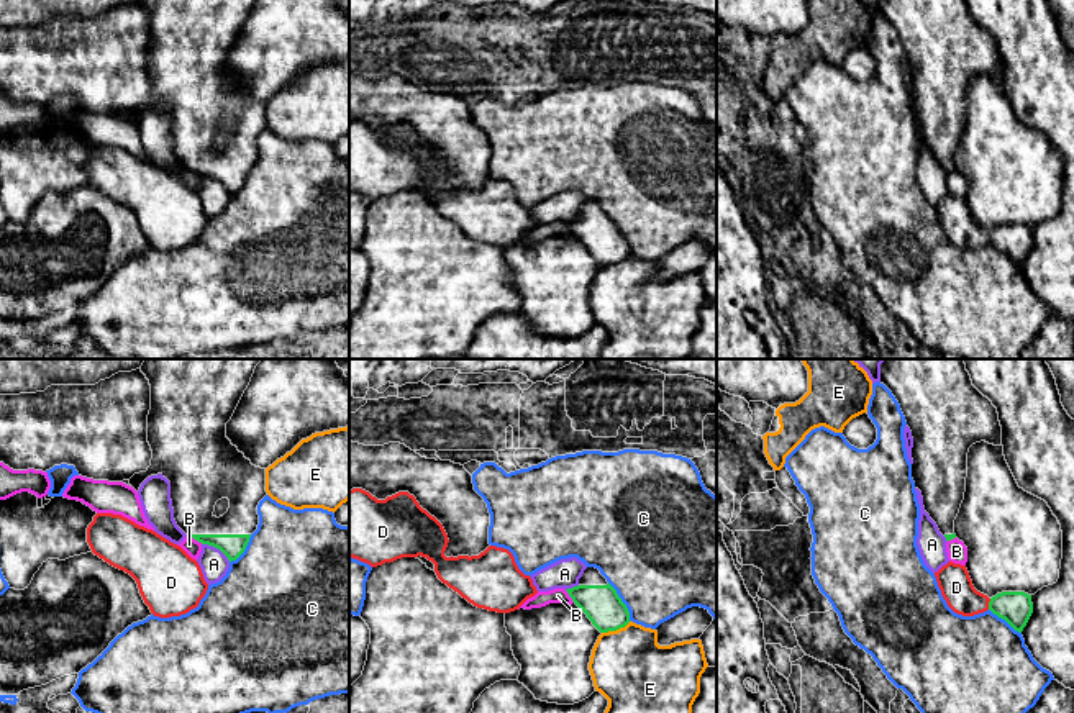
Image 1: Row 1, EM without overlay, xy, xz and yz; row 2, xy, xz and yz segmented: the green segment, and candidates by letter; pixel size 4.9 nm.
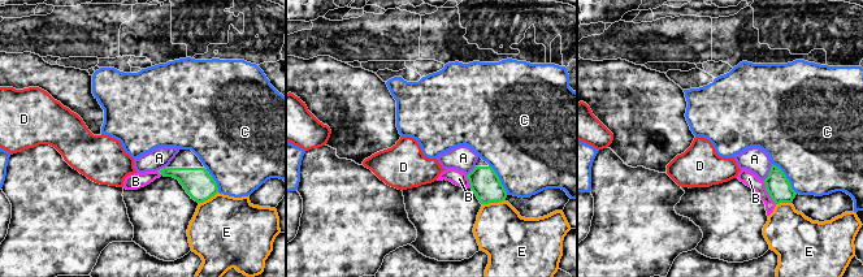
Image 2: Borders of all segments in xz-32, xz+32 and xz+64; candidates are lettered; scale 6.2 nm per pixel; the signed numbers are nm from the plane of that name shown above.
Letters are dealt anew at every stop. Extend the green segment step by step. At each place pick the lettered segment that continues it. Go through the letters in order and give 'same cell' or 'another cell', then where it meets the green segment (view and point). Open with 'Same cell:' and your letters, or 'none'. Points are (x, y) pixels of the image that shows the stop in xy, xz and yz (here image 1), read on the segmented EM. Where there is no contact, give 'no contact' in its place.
Same cell: none
A: another cell; meets green in xy at (217, 548)
B: another cell; meets green in xy at (195, 540)
C: another cell; meets green in xz at (622, 602)
D: another cell; meets green in yz at (989, 604)
E: another cell; meets green in xz at (615, 630)

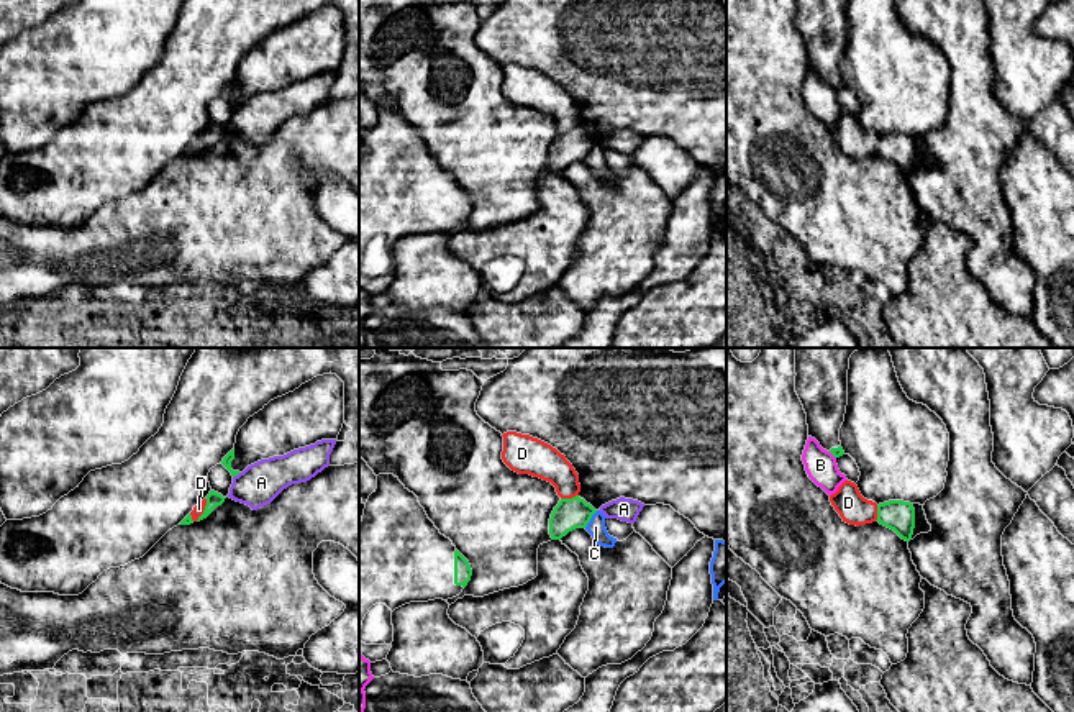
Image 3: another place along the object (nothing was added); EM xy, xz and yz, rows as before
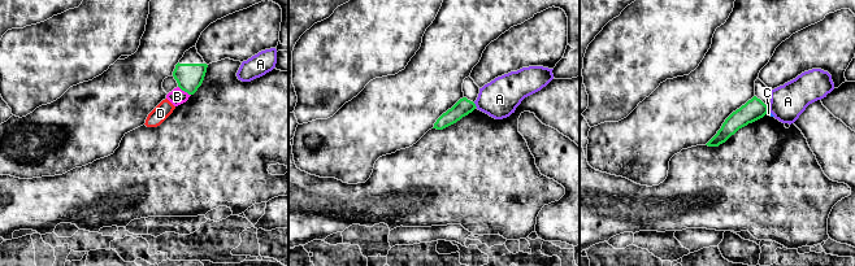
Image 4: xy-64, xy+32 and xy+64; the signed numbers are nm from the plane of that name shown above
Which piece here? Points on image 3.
Same cell: none
A: another cell; meets green in xy at (236, 474)
B: another cell; meets green in yz at (832, 453)
C: another cell; meets green in xz at (591, 517)
D: another cell; meets green in xy at (204, 512)

